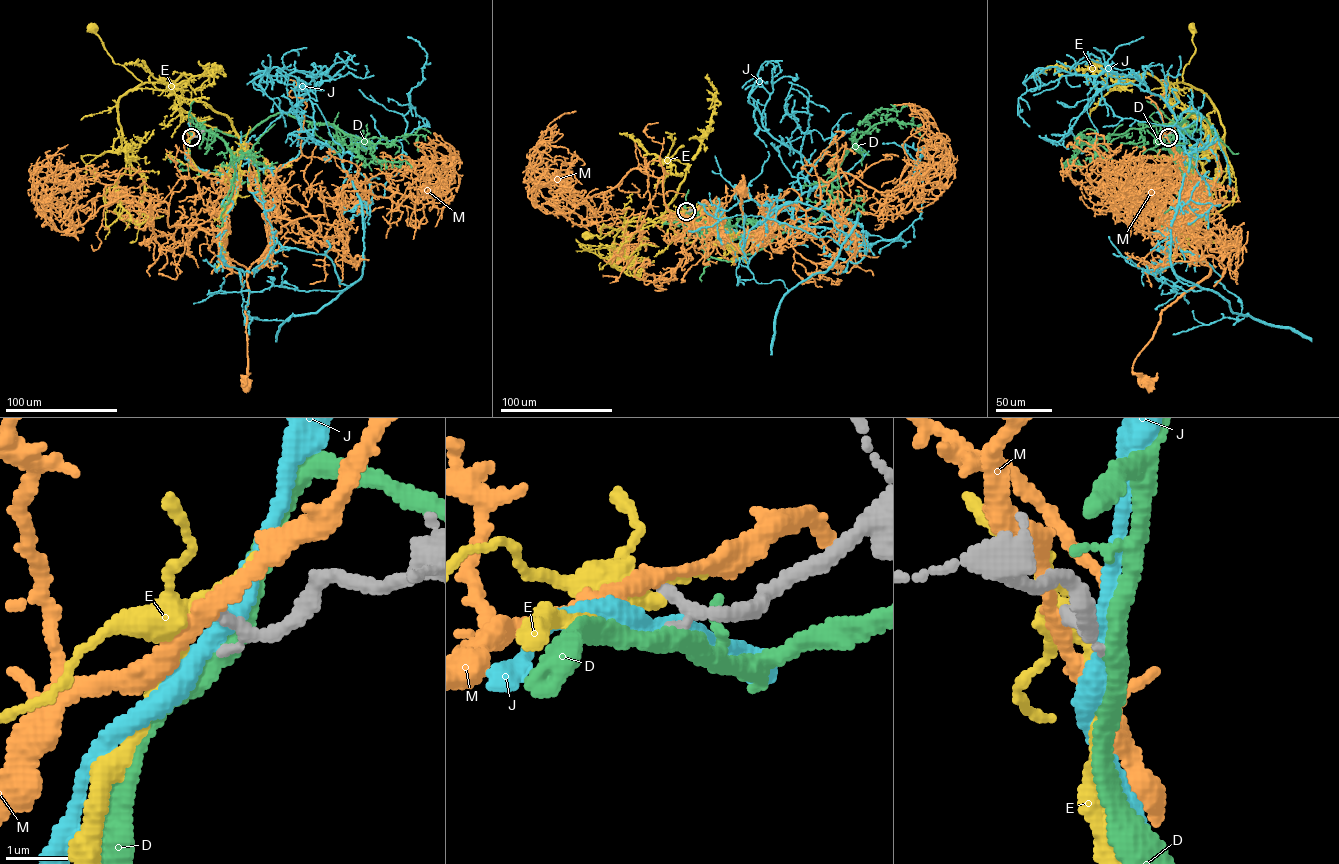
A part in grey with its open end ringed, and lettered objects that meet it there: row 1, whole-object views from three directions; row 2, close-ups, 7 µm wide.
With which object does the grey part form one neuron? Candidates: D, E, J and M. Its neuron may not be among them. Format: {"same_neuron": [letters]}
{"same_neuron": []}

